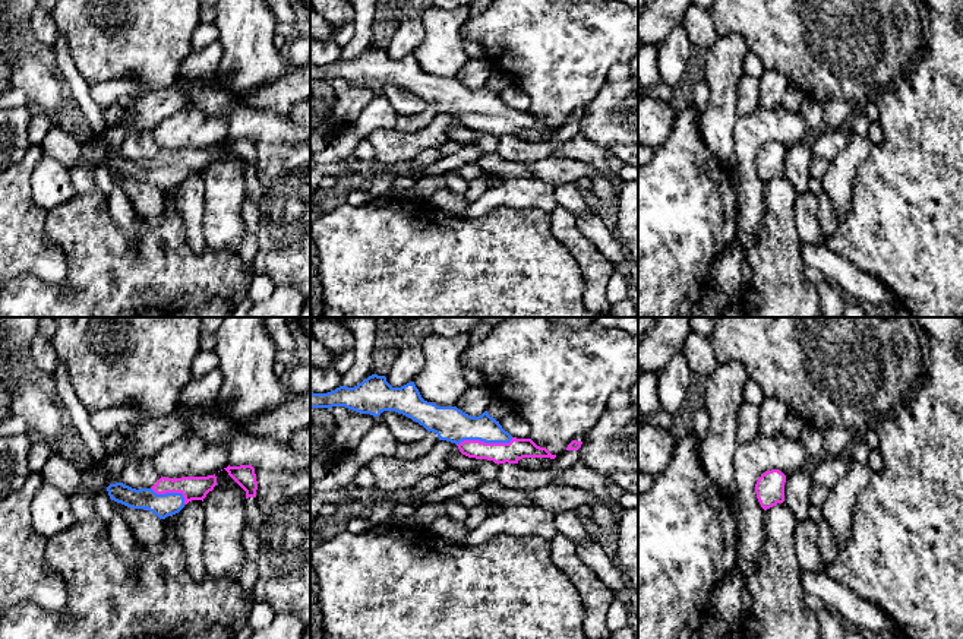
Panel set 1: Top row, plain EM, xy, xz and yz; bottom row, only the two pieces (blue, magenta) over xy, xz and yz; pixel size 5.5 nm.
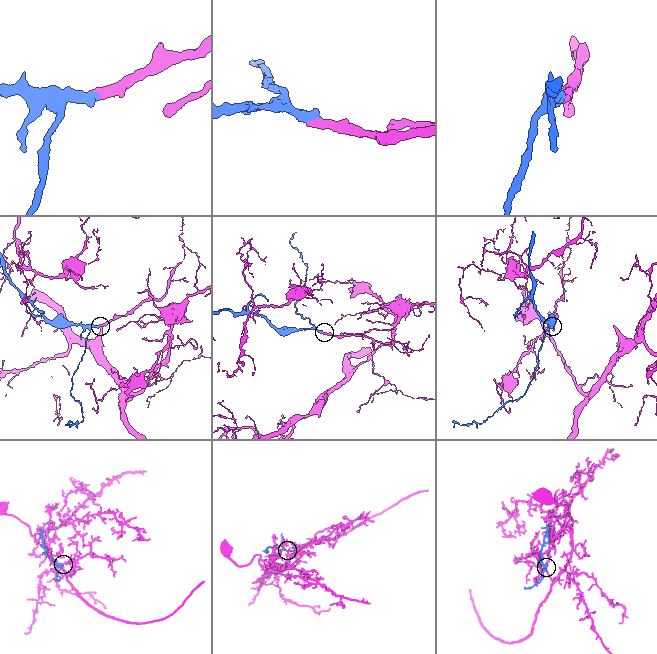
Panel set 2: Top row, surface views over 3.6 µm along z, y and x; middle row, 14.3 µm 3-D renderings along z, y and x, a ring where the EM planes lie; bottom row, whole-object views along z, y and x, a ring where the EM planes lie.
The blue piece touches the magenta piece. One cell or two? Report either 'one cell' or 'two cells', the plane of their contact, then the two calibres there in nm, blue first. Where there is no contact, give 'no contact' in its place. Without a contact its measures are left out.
one cell; meets blue in xz; 190 nm thick on the blue side, 120 nm on the other

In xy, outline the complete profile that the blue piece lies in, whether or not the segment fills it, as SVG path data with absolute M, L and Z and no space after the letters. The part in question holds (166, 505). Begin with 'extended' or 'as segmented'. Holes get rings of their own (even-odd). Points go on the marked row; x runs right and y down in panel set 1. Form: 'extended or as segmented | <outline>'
extended | M161 477L151 488L132 488L123 483L107 487L111 500L132 509L143 509L160 519L179 513L189 502L202 500L217 485L217 477Z

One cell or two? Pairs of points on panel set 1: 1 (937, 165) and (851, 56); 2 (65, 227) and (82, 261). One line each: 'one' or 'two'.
1: two
2: one

